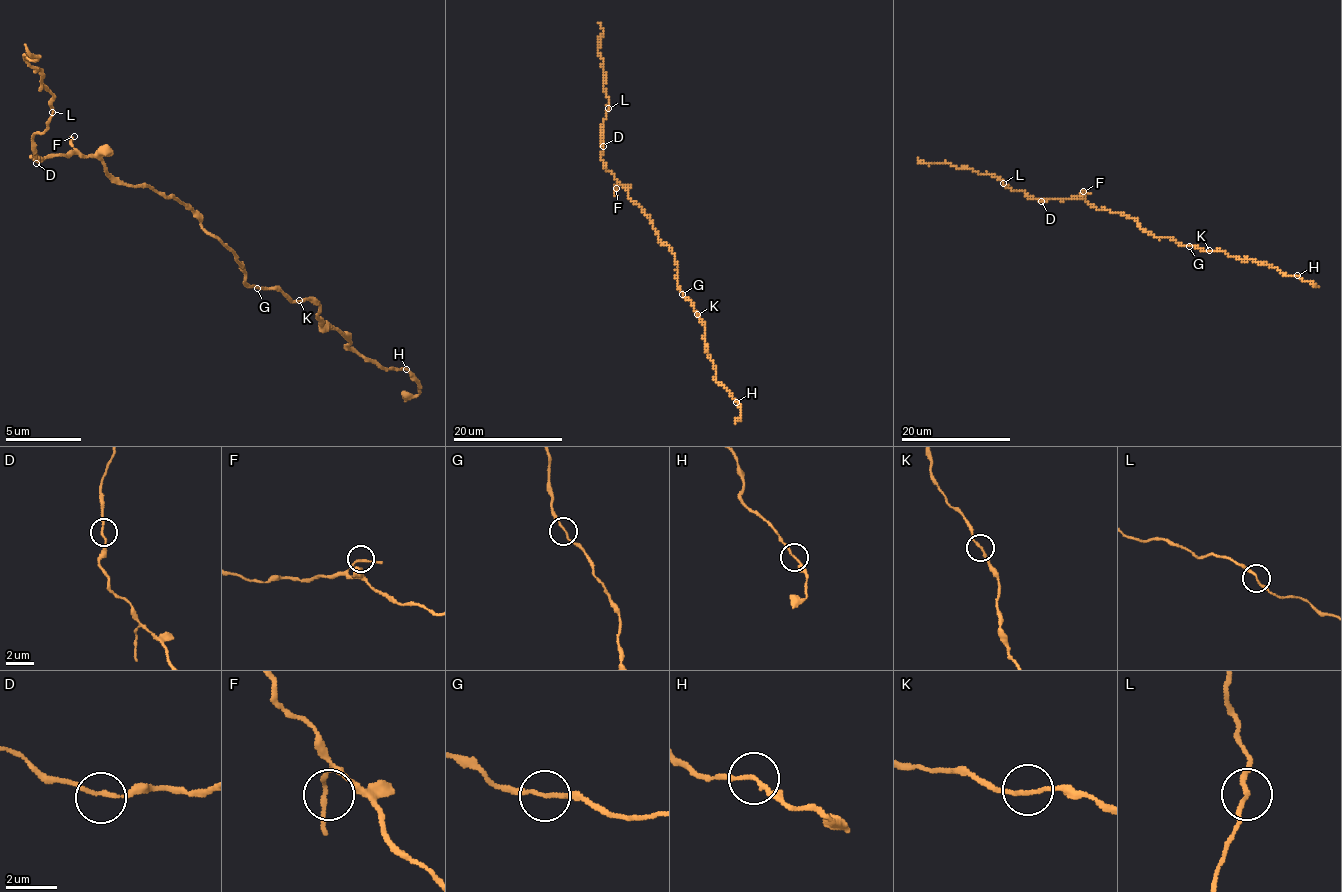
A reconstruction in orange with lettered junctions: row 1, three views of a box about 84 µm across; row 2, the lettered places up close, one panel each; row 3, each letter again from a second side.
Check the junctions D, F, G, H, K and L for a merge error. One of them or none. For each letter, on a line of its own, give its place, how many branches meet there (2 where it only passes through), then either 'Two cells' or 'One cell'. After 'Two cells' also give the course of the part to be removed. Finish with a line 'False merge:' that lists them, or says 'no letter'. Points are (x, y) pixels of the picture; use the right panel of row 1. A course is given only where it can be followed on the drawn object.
D: Place: (1041, 201). Branches: 2. One cell
F: Place: (1083, 191). Branches: 2. One cell
G: Place: (1189, 246). Branches: 2. One cell
H: Place: (1297, 275). Branches: 2. Two cells. Course of the part to remove: (1297, 275), (1318, 287)
K: Place: (1209, 250). Branches: 2. One cell
L: Place: (1003, 183). Branches: 2. One cell
False merge: H

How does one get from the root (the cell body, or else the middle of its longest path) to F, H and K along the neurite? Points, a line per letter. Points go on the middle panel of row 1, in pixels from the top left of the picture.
F: (653, 227), (652, 220), (618, 183), (616, 188)
H: (653, 227), (659, 240), (671, 250), (679, 290), (704, 327), (706, 351), (715, 379), (736, 402)
K: (653, 227), (659, 240), (674, 255), (679, 290), (697, 314)

